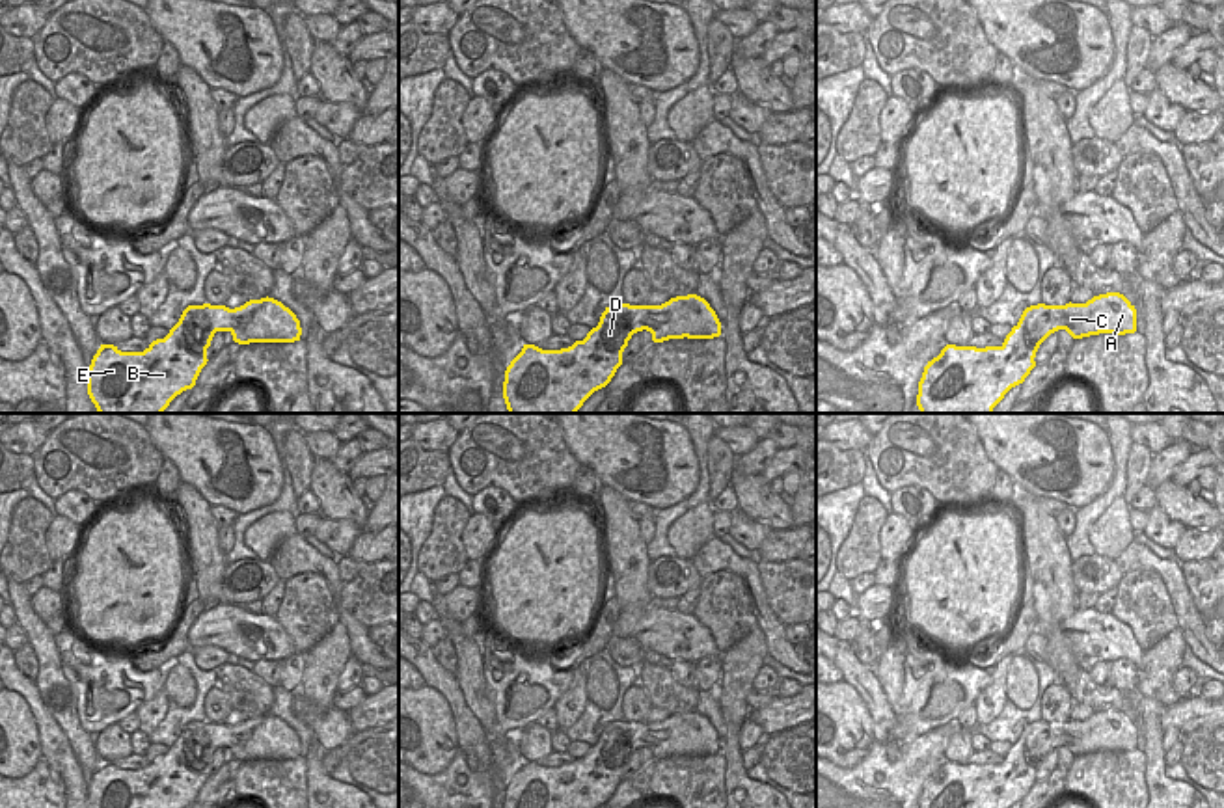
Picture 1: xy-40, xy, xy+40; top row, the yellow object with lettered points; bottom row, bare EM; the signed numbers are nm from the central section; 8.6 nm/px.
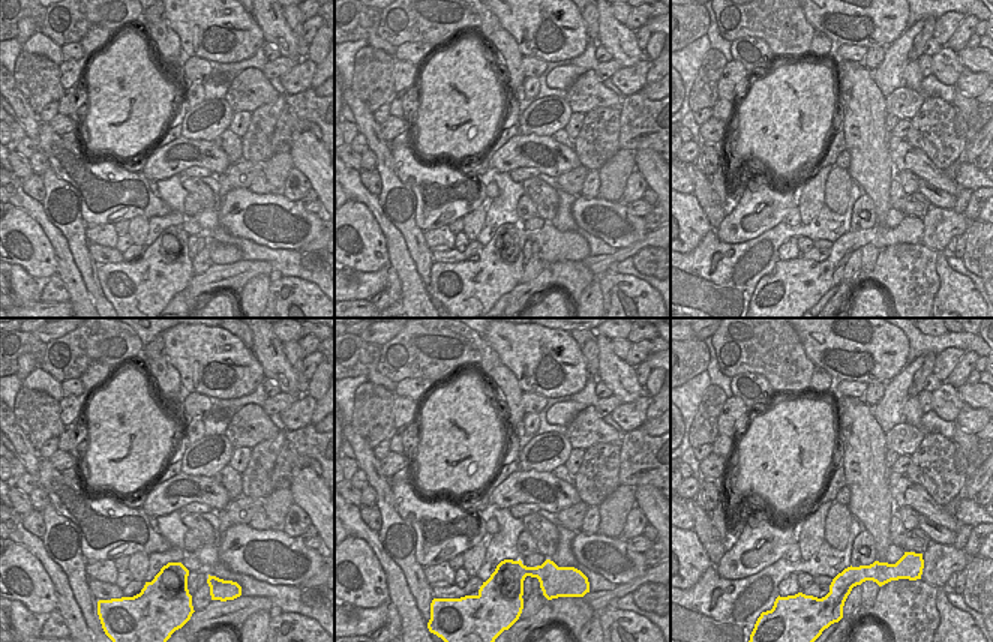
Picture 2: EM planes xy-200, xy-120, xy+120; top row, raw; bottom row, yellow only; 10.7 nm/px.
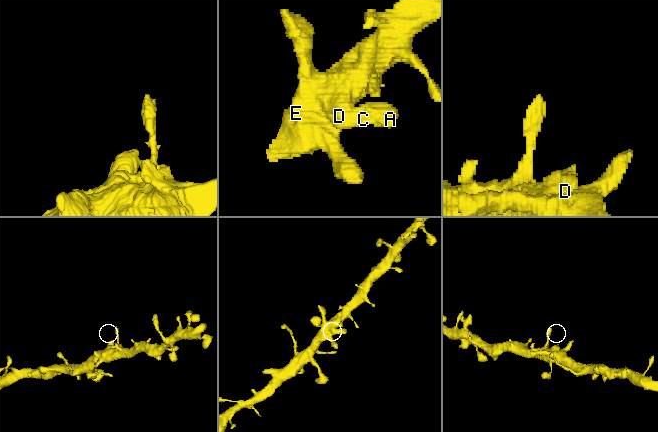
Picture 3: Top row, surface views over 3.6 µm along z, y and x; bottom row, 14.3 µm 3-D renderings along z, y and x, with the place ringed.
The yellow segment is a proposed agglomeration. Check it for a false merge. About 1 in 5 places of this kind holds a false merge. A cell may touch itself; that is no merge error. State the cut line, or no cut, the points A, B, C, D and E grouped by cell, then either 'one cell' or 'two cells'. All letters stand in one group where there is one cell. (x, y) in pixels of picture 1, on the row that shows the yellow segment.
cut none; groups A B C D E; one cell

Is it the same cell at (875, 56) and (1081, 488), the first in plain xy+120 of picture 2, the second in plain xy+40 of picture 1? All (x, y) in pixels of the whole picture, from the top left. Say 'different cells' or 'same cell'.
different cells

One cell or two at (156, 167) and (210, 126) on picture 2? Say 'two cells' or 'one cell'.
two cells

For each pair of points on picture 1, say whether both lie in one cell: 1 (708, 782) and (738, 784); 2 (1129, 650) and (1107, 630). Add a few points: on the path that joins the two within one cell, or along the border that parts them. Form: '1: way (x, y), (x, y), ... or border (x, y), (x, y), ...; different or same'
1: border (720, 753), (725, 764), (725, 788); different
2: way (1124, 646), (1113, 635); same

